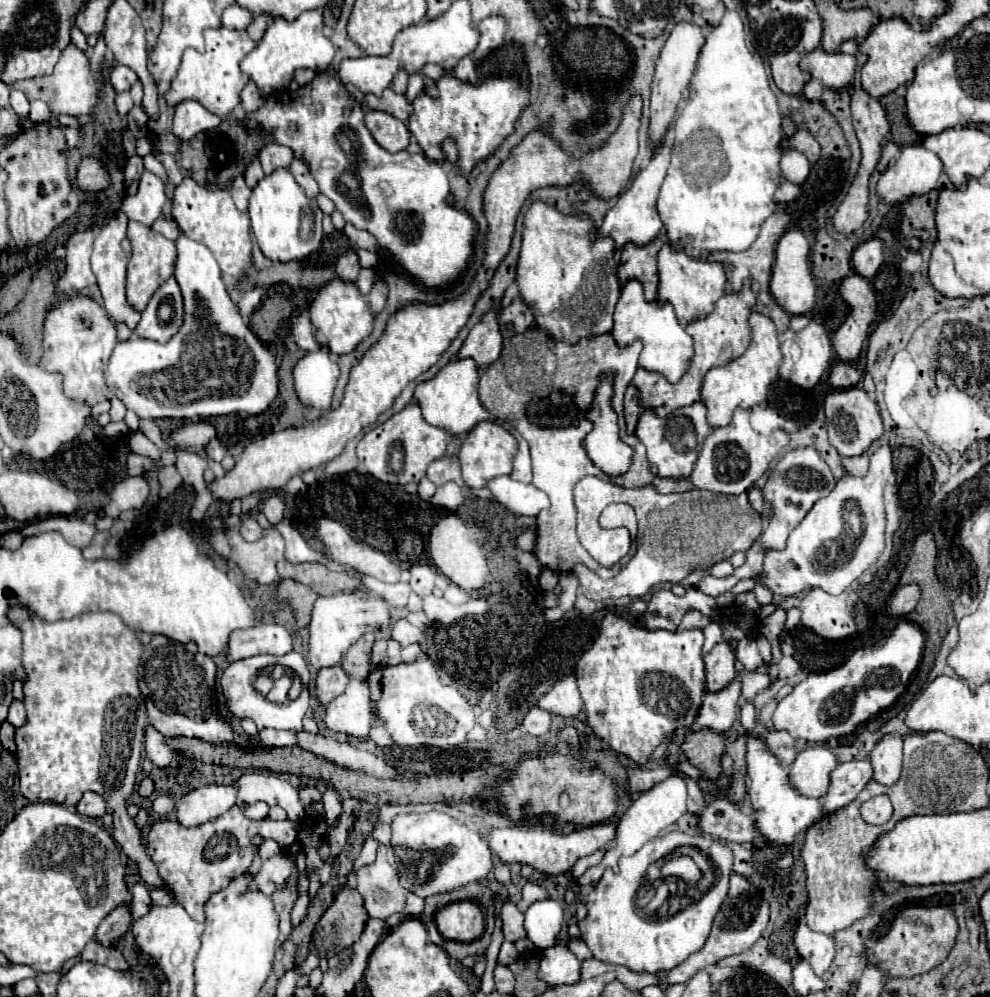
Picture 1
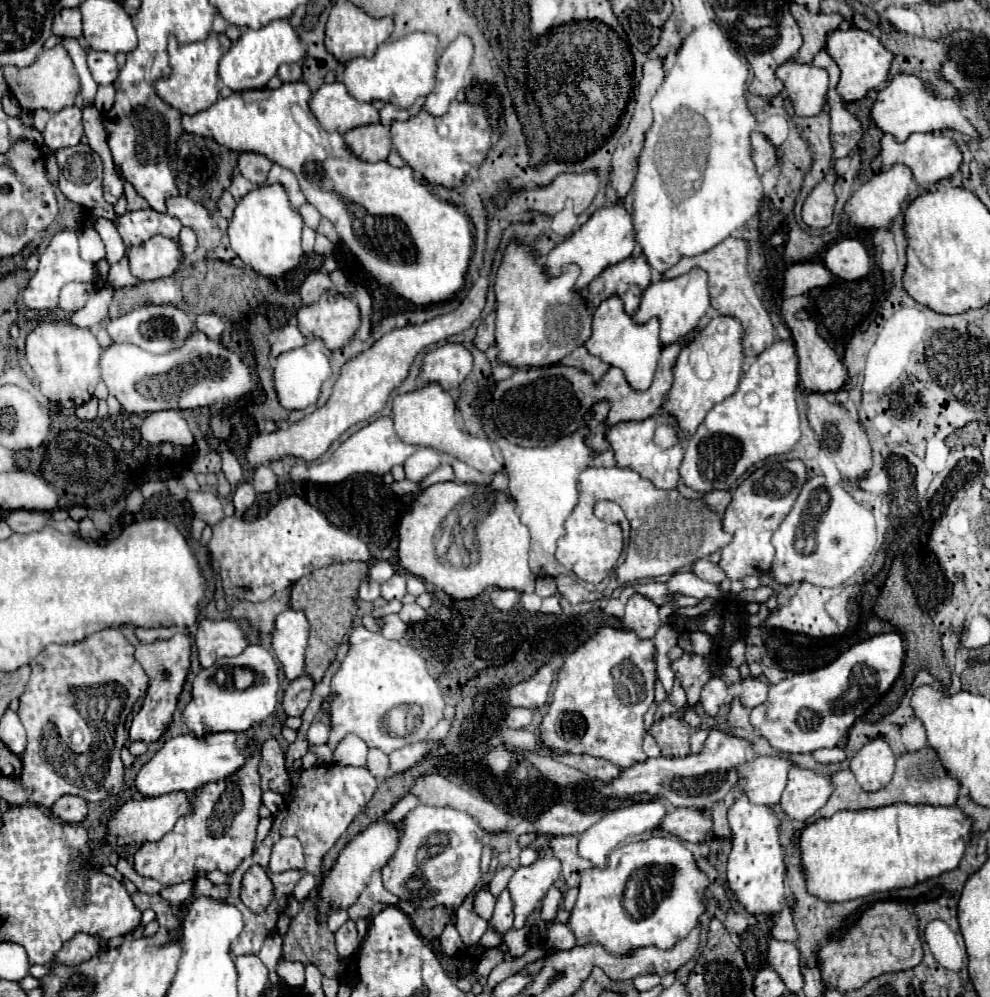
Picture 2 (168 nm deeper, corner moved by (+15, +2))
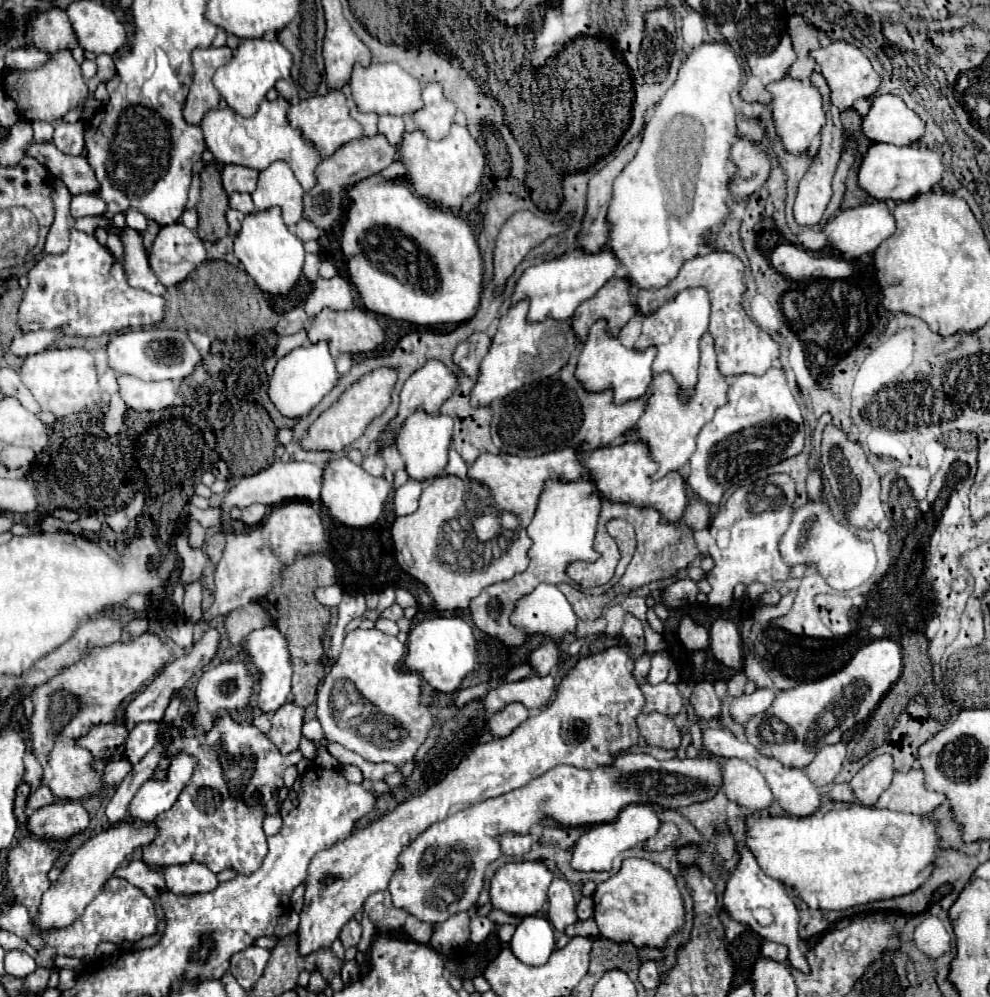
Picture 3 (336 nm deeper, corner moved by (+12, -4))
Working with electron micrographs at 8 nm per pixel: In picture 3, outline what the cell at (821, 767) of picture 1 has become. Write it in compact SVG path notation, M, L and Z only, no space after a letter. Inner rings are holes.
M727 759L723 763L723 791L729 801L749 809L769 809L773 791L767 787L763 773L741 759Z

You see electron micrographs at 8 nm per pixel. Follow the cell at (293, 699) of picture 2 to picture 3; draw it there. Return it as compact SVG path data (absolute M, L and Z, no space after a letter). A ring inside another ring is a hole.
M287 701L283 707L279 707L273 717L273 729L269 733L269 739L277 745L277 749L287 755L299 747L301 741L301 727L303 727L305 709L295 705L293 701Z

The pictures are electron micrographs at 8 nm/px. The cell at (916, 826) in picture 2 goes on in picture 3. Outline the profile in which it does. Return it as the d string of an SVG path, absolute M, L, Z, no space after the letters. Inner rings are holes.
M823 803L809 817L759 817L747 819L745 843L757 857L767 877L793 887L811 909L845 911L855 905L893 899L917 891L935 869L935 855L941 851L937 821L929 815L909 815L891 809L863 807L857 803Z

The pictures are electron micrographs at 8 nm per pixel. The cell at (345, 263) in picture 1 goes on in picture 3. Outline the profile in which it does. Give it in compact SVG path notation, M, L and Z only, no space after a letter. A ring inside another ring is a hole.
M299 305L299 307L295 307L283 315L283 321L279 321L275 331L279 335L293 335L293 333L301 331L305 327L305 323L307 323L307 313L305 313L303 305Z

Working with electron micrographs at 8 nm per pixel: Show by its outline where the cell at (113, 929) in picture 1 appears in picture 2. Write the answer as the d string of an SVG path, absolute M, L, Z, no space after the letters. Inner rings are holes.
M78 933L76 937L72 937L70 941L66 941L60 947L60 951L54 955L52 963L80 965L80 963L92 959L100 951L102 945L104 945L104 941L100 941L100 937L92 937L92 935Z

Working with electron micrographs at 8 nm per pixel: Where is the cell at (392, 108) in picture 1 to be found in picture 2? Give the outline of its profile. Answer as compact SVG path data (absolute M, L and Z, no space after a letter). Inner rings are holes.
M344 83L322 85L310 99L310 109L326 131L346 133L360 125L378 123L380 115L370 103L360 103L348 95Z

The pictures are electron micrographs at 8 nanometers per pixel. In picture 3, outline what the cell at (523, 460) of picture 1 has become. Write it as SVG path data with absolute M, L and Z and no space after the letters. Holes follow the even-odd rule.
M415 411L411 417L407 417L407 421L399 429L395 445L405 461L405 467L411 479L437 477L439 471L445 469L451 433L453 433L453 419L449 415L441 415L441 413L431 415L427 411Z

